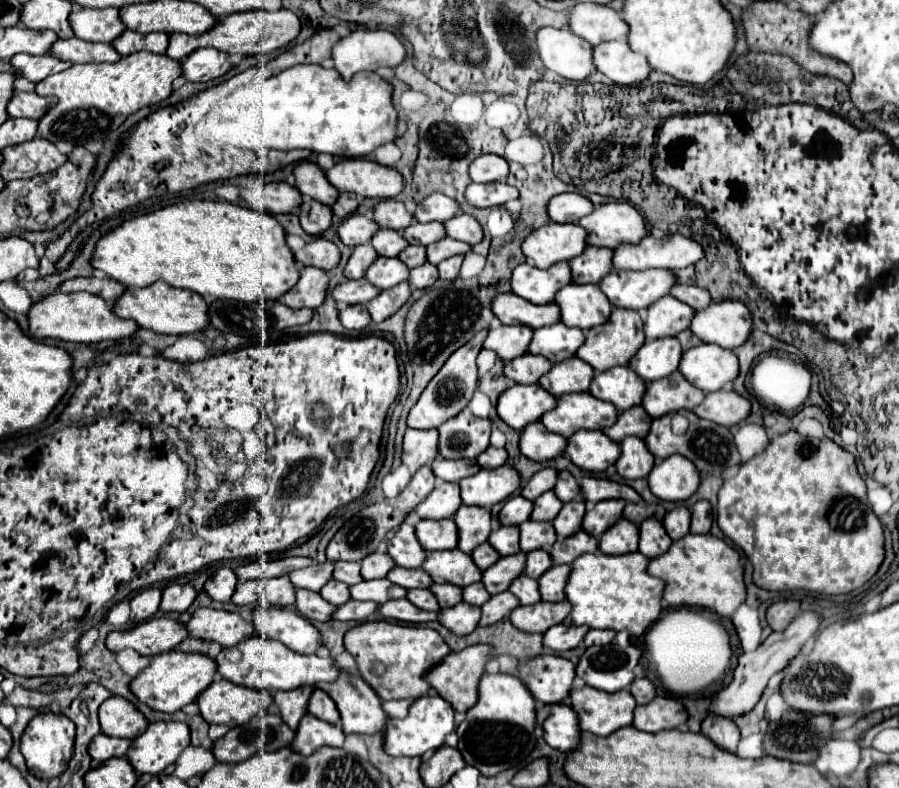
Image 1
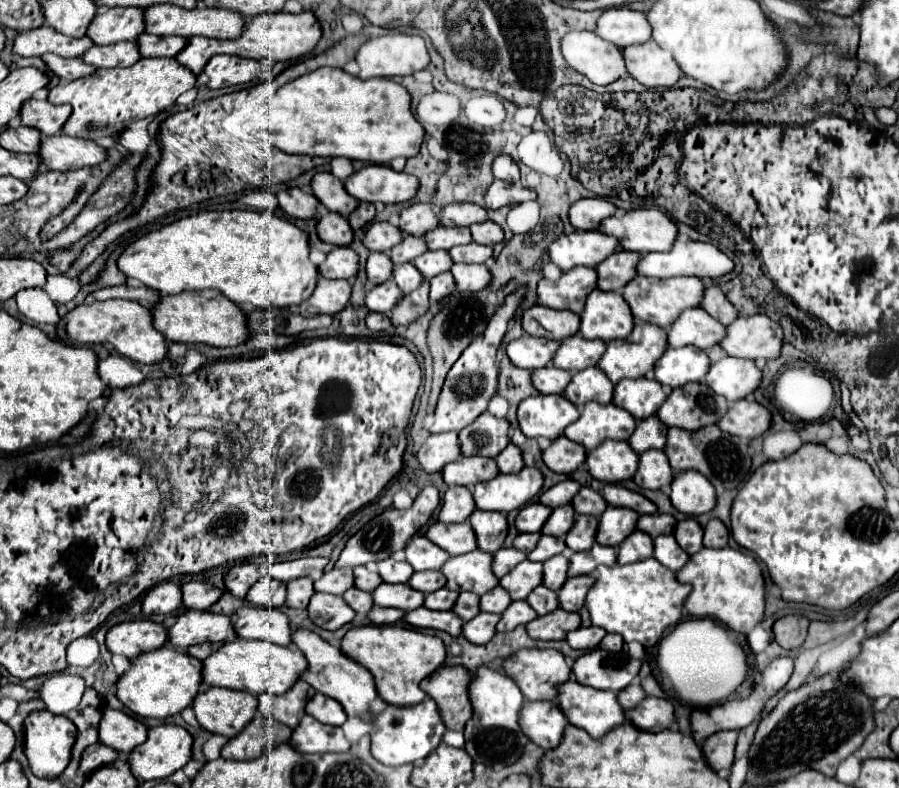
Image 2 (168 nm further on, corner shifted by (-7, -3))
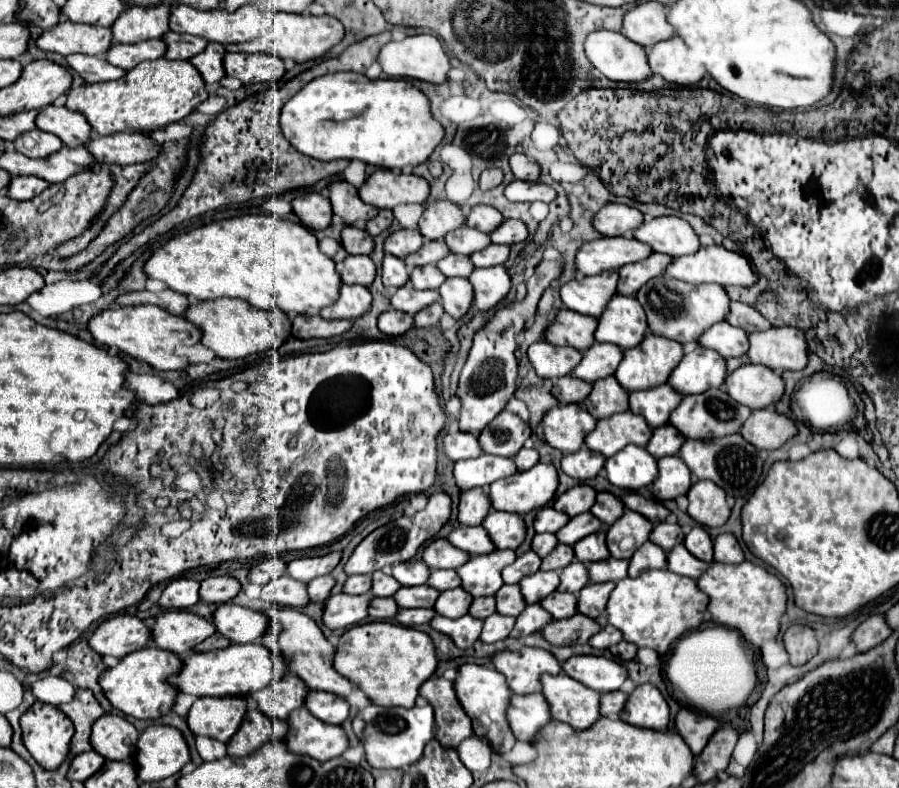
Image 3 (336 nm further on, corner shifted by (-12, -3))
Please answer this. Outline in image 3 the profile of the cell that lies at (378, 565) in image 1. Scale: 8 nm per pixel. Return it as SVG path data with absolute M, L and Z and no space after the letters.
M405 561L405 563L393 565L393 577L405 587L423 585L423 583L427 583L429 575L431 575L431 571L429 571L429 567L425 567L423 561Z

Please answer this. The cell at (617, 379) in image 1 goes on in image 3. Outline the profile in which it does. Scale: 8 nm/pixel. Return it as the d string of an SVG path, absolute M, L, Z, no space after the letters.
M665 383L653 389L629 393L629 407L633 413L643 415L647 423L655 429L669 423L669 415L681 403L681 399L683 395Z

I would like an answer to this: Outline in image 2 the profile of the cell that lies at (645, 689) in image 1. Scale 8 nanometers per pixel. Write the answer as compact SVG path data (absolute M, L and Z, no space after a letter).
M640 683L628 685L628 687L626 687L624 691L620 691L618 695L620 695L620 703L624 703L624 709L636 707L636 705L646 697L646 693L644 693L644 689L642 689Z

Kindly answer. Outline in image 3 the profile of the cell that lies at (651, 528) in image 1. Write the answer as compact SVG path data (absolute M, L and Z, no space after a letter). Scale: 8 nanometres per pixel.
M677 545L677 547L673 547L673 551L667 553L667 569L677 575L699 579L709 567L711 567L711 563L705 563L705 561L693 557L685 549L685 545Z

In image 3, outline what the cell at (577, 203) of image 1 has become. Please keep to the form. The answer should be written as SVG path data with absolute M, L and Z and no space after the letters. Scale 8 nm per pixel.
M609 203L595 215L593 223L595 223L597 231L605 237L617 237L617 235L629 237L629 233L633 229L637 229L643 221L645 221L645 217L639 209Z

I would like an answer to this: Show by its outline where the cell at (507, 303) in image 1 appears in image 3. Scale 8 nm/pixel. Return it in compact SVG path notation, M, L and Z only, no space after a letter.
M561 309L555 323L547 329L545 337L551 345L587 351L595 343L593 339L595 329L597 329L595 317L587 317L571 309Z

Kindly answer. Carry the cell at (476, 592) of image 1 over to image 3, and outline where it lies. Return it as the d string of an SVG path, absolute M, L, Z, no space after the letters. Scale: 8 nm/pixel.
M503 585L495 597L497 597L497 611L501 615L517 617L527 607L519 585Z

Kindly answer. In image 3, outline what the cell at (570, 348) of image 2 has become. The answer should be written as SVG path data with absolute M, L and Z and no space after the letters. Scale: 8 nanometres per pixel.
M595 341L591 345L591 349L587 349L583 353L583 359L575 367L573 375L587 381L587 383L595 383L599 379L615 375L621 359L623 359L621 347L611 345L611 343L597 343Z

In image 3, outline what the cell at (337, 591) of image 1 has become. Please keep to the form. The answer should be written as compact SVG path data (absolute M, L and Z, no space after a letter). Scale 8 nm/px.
M375 597L373 603L369 605L371 619L393 619L397 613L399 613L399 605L391 597L387 597L387 599Z

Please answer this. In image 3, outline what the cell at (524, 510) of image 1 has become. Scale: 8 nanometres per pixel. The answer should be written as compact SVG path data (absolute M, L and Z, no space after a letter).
M543 507L535 517L535 531L537 533L545 533L545 531L557 533L561 527L565 527L569 523L569 519L571 519L569 515L559 513L553 507Z

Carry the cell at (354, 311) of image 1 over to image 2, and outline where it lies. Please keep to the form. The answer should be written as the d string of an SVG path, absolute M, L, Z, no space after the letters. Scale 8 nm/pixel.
M368 313L366 315L366 327L370 331L384 331L390 327L390 319L386 315L380 315L380 313Z

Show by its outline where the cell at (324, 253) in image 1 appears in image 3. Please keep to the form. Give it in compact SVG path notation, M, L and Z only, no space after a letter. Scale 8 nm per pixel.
M349 255L345 261L343 261L343 273L341 273L341 279L343 283L347 285L365 285L369 287L377 275L377 267L375 263L365 257L365 255Z

